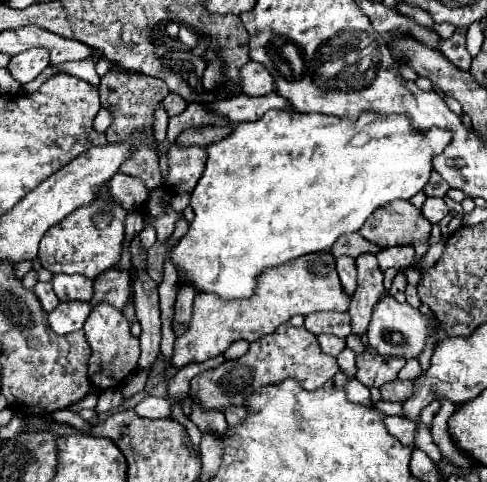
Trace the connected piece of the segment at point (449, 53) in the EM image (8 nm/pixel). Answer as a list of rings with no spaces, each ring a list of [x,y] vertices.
[[[457,27],[457,31],[453,33],[453,37],[443,39],[439,43],[437,51],[443,57],[447,57],[453,65],[457,65],[459,69],[469,71],[469,67],[471,67],[471,55],[465,49],[465,33],[467,33],[467,27]]]

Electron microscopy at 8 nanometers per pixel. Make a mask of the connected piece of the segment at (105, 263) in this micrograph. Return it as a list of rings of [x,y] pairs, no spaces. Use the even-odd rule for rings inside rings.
[[[95,199],[93,203],[75,209],[43,235],[39,243],[41,267],[51,273],[79,273],[87,279],[95,279],[103,271],[115,267],[121,259],[125,239],[125,215],[127,211],[121,205],[103,199]]]

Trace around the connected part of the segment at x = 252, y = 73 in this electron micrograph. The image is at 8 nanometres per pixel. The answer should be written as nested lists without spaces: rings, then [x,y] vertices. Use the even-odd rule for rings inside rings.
[[[255,61],[245,63],[239,71],[239,77],[241,77],[241,81],[239,81],[241,91],[245,95],[251,95],[251,97],[253,95],[267,95],[275,89],[267,69],[263,69],[263,65],[259,65]]]

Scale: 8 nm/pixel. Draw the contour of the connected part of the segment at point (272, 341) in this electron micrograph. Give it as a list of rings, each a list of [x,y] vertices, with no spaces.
[[[283,323],[275,333],[269,333],[259,341],[251,343],[249,351],[243,357],[225,361],[219,367],[197,375],[191,381],[189,395],[197,397],[205,409],[223,411],[225,405],[243,405],[253,391],[265,385],[279,383],[285,377],[295,377],[307,391],[313,391],[325,385],[337,371],[337,359],[327,353],[323,355],[317,335],[309,333],[305,327],[293,327],[291,323]]]

